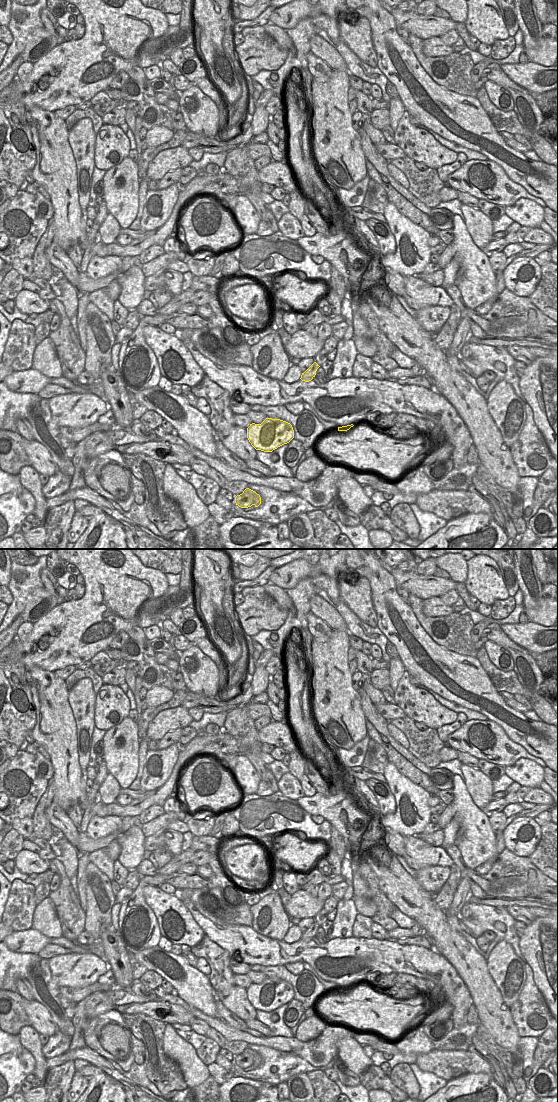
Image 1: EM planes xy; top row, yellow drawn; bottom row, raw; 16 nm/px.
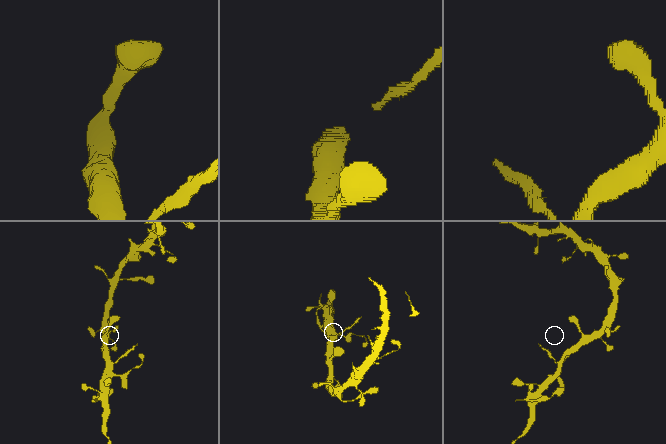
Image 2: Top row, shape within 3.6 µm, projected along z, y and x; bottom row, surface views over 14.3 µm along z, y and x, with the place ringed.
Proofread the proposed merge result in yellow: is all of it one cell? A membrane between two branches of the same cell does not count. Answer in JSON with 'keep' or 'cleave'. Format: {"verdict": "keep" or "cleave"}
{"verdict": "cleave"}

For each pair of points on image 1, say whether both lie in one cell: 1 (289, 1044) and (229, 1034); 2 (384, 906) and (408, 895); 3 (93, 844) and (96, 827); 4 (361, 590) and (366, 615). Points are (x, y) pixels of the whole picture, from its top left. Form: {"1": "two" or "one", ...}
{"1": "one", "2": "two", "3": "two", "4": "one"}

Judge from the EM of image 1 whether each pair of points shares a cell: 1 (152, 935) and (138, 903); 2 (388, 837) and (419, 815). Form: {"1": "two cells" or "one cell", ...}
{"1": "one cell", "2": "two cells"}

